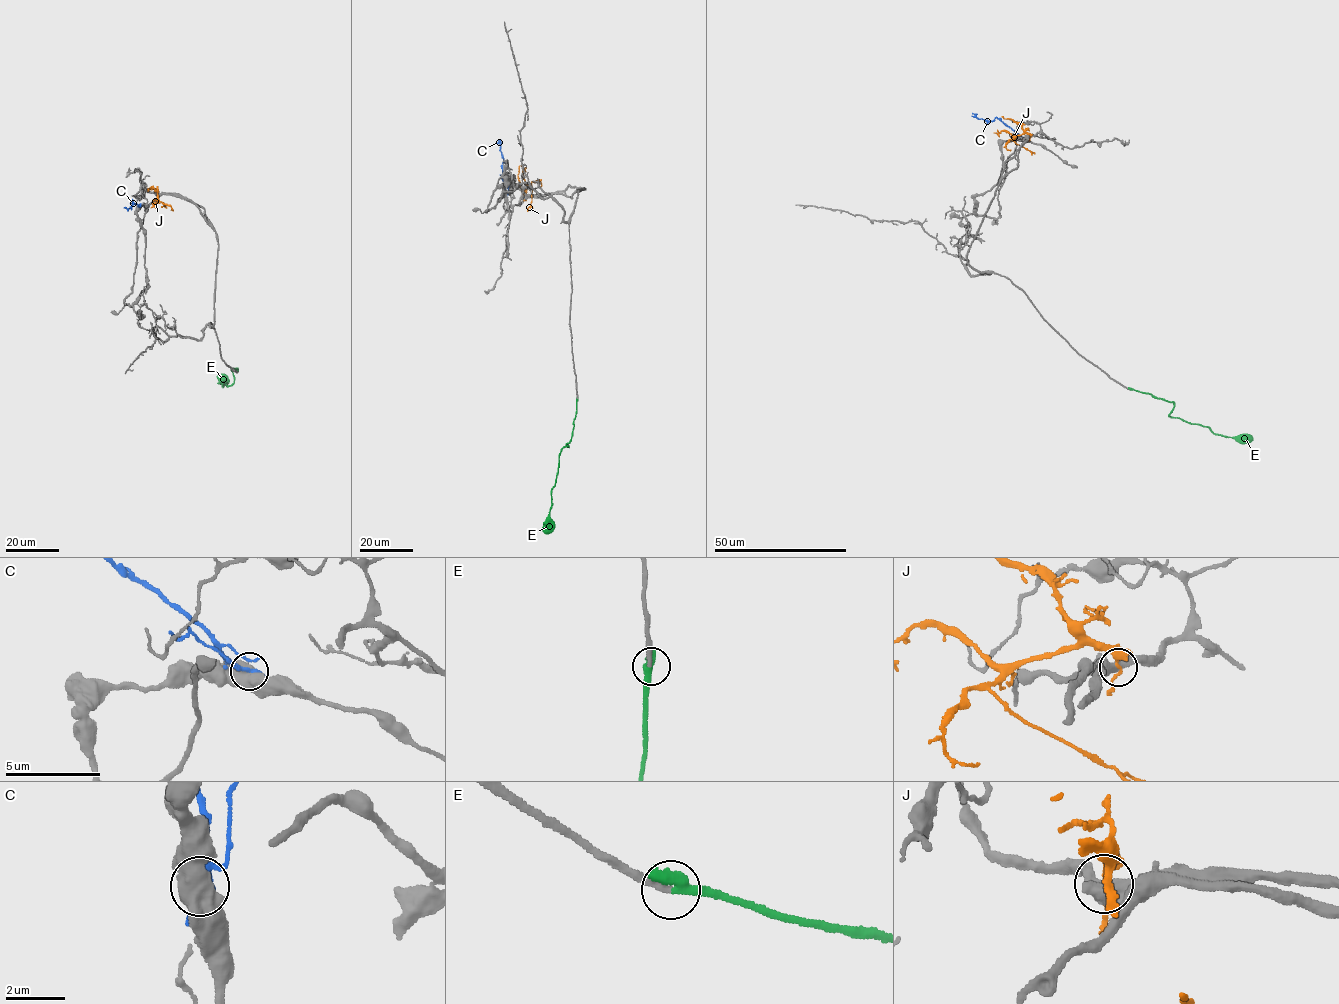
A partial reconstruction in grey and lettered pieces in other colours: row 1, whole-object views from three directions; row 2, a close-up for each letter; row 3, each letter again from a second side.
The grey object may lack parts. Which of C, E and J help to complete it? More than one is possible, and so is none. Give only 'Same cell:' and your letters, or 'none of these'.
Same cell: E

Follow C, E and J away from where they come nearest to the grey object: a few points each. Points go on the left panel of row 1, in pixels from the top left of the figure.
C: (138, 207), (132, 199), (131, 207), (127, 210), (123, 207)
E: (238, 371), (238, 368), (232, 369), (234, 380), (228, 386), (224, 382), (222, 387), (220, 377)
J: (157, 194), (165, 205), (161, 207)

